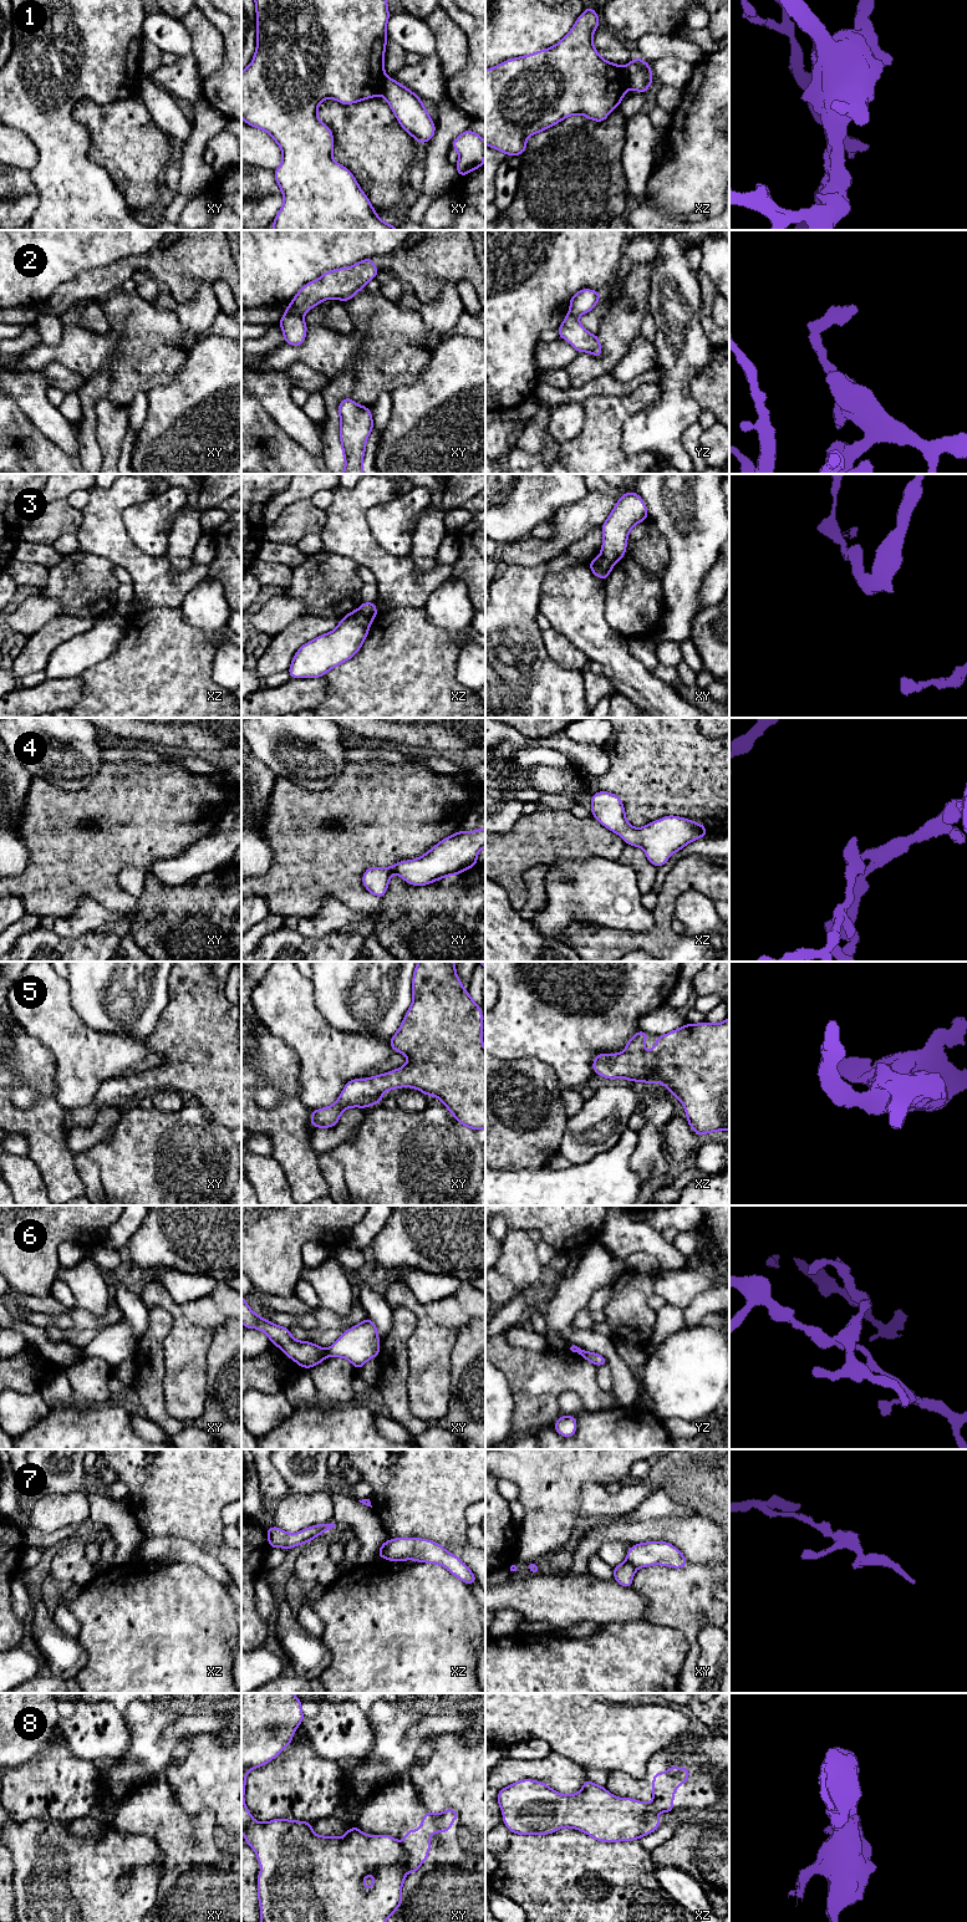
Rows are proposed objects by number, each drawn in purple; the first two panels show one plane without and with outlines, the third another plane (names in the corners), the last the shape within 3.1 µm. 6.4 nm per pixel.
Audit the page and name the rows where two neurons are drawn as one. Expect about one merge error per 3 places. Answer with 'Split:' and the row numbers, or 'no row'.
Split: 1, 2, 3, 6, 7, 8

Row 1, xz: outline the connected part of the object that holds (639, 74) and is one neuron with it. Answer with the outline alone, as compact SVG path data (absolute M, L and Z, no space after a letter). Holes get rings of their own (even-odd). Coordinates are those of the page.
M637 56L625 66L625 71L630 90L645 93L653 82L650 63Z

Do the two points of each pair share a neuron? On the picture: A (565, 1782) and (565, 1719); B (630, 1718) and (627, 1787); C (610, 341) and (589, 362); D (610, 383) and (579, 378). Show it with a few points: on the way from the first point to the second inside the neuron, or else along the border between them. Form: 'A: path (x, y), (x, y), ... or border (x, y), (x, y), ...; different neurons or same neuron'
A: border (540, 1740), (544, 1740), (553, 1752), (585, 1769); different neurons
B: border (651, 1757), (640, 1779), (620, 1772), (609, 1774); different neurons
C: path (611, 350), (611, 355), (604, 362), (597, 362); same neuron
D: border (610, 373), (589, 380), (581, 386), (571, 387); different neurons

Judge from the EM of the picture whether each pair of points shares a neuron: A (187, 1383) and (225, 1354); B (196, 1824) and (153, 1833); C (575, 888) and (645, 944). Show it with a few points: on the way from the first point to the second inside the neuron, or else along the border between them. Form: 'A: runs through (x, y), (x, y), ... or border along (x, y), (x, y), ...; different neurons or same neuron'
A: border along (212, 1341), (205, 1359), (205, 1400); different neurons
B: runs through (186, 1830), (163, 1830); same neuron
C: border along (655, 919), (645, 931), (617, 931), (599, 926); different neurons

